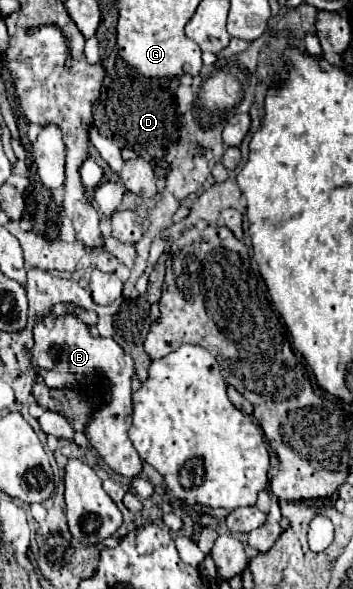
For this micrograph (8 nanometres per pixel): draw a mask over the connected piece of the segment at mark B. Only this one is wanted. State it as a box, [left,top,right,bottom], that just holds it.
[31,315,141,479]

